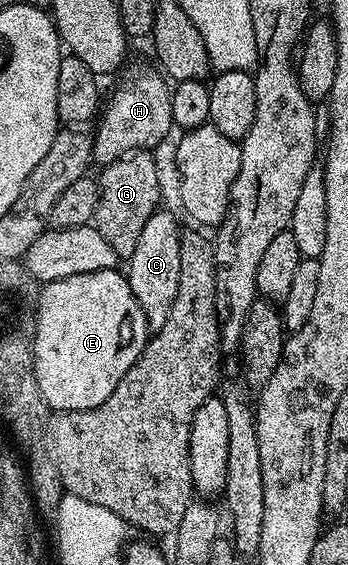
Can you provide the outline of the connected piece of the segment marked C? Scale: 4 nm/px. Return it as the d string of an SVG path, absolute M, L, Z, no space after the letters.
M159 210L152 214L152 218L148 218L148 222L144 222L144 230L140 230L140 242L136 242L136 250L132 250L132 254L128 257L130 269L125 269L124 275L126 281L132 286L132 294L136 294L136 302L140 302L140 310L144 310L144 318L148 322L151 333L157 334L164 326L164 322L168 322L168 314L172 310L172 302L176 302L176 290L180 286L180 246L182 245L183 225L178 225L178 220L170 212Z

